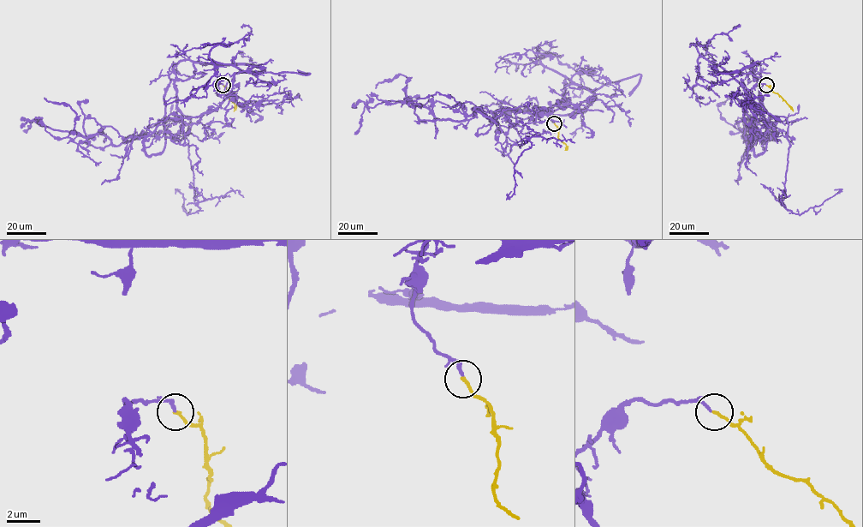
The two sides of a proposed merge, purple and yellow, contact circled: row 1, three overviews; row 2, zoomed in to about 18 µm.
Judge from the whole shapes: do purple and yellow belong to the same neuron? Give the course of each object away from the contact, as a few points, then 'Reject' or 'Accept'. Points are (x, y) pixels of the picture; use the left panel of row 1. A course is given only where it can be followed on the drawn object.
Course of purple: (223, 85), (217, 88), (227, 98), (217, 108), (162, 119), (145, 136), (119, 145), (32, 121), (23, 130). Course of yellow: (223, 85), (226, 87), (227, 97), (235, 105), (234, 110). Accept

